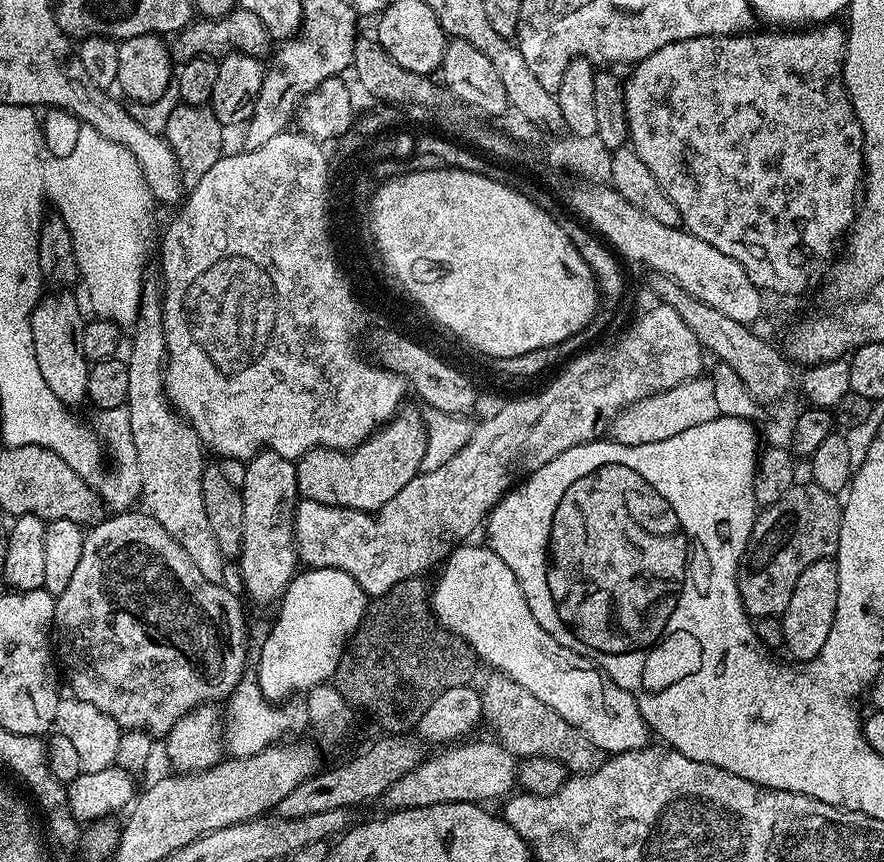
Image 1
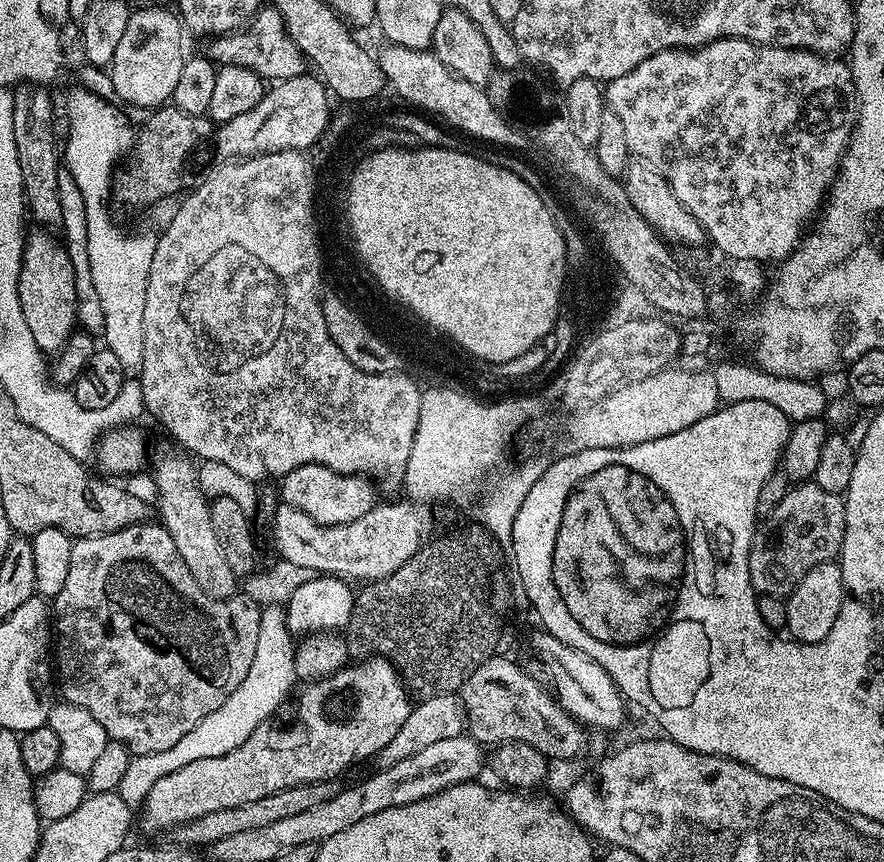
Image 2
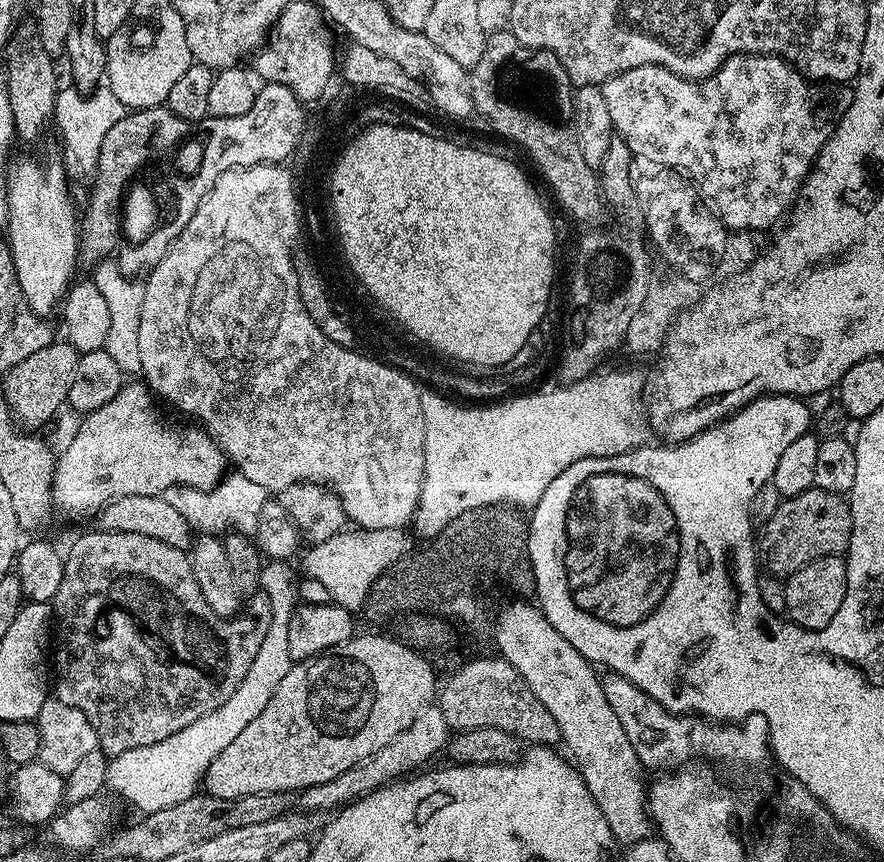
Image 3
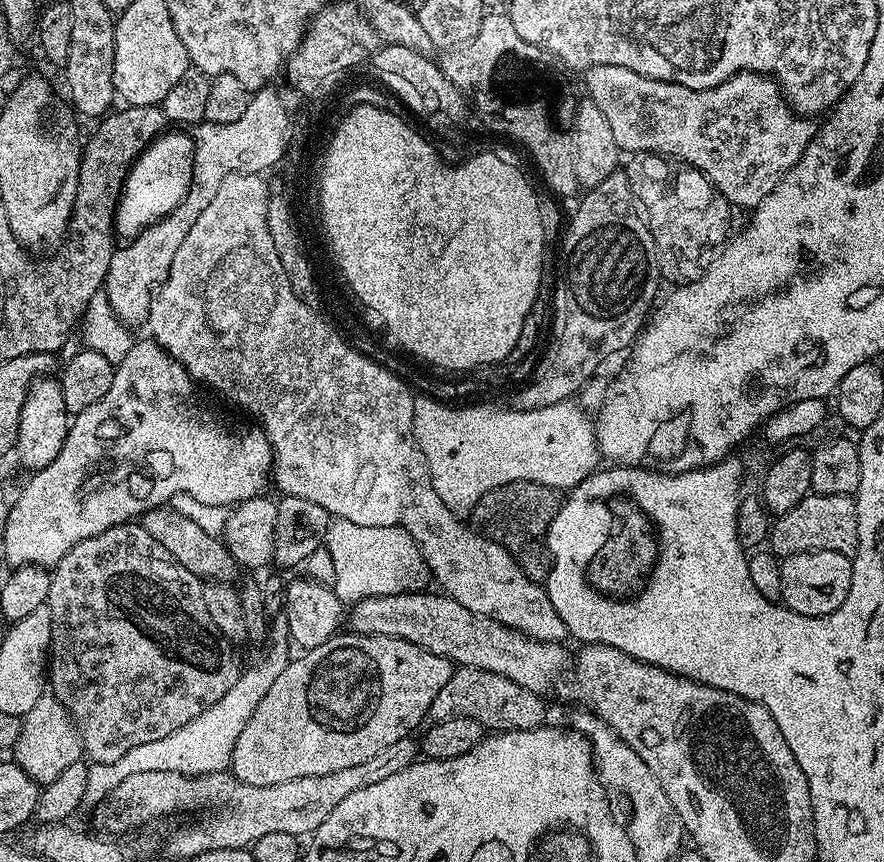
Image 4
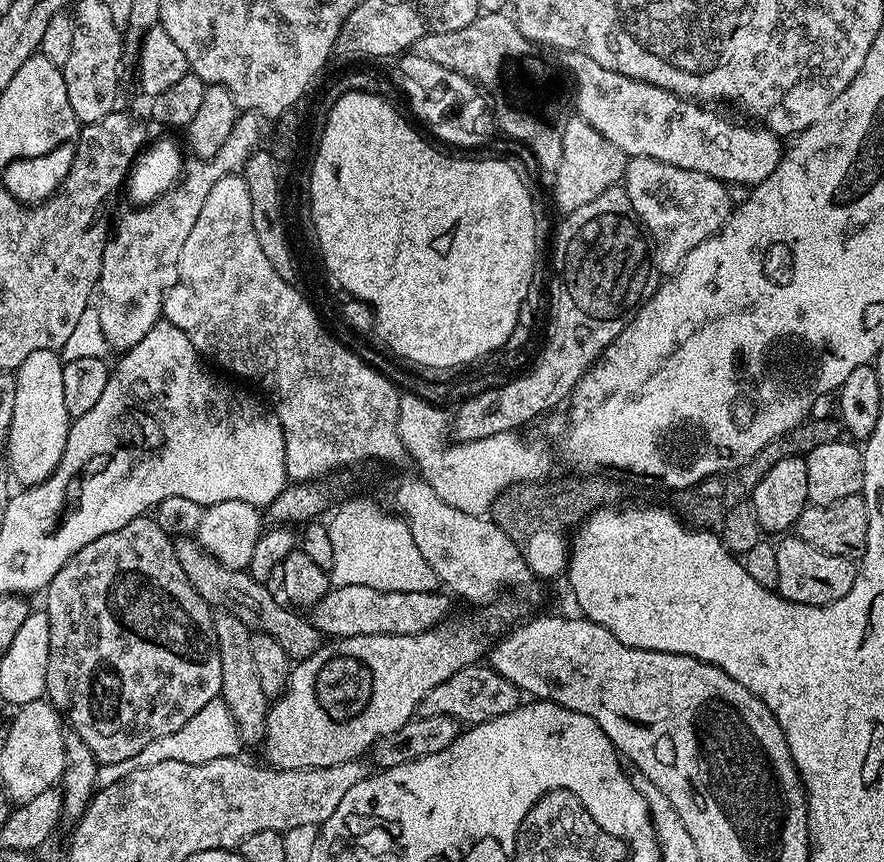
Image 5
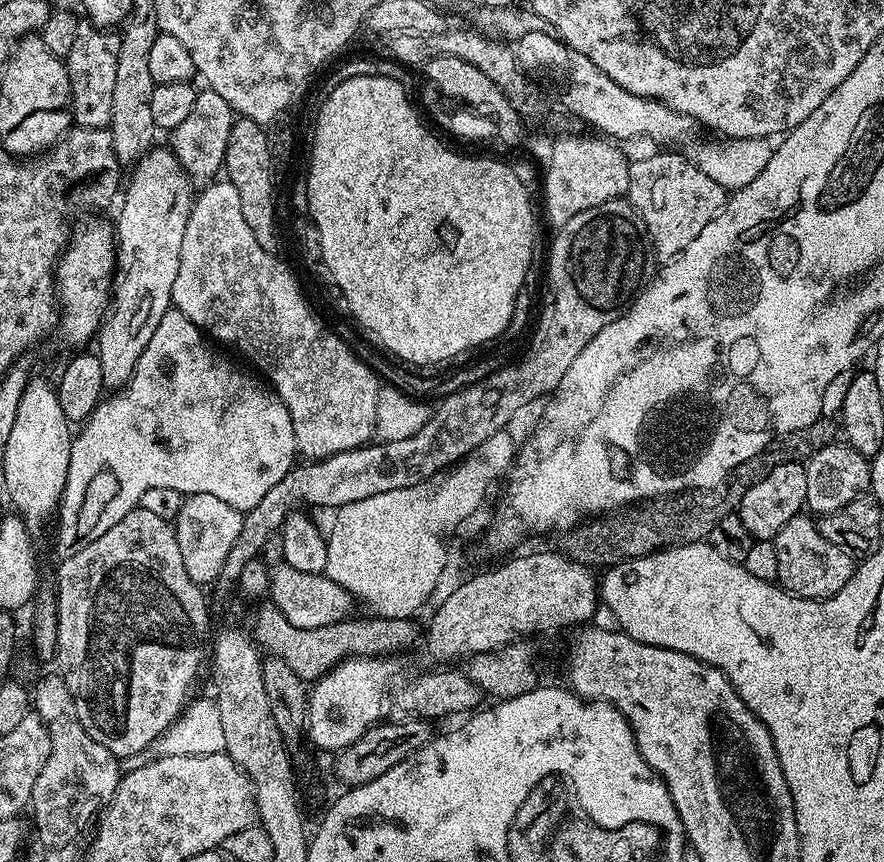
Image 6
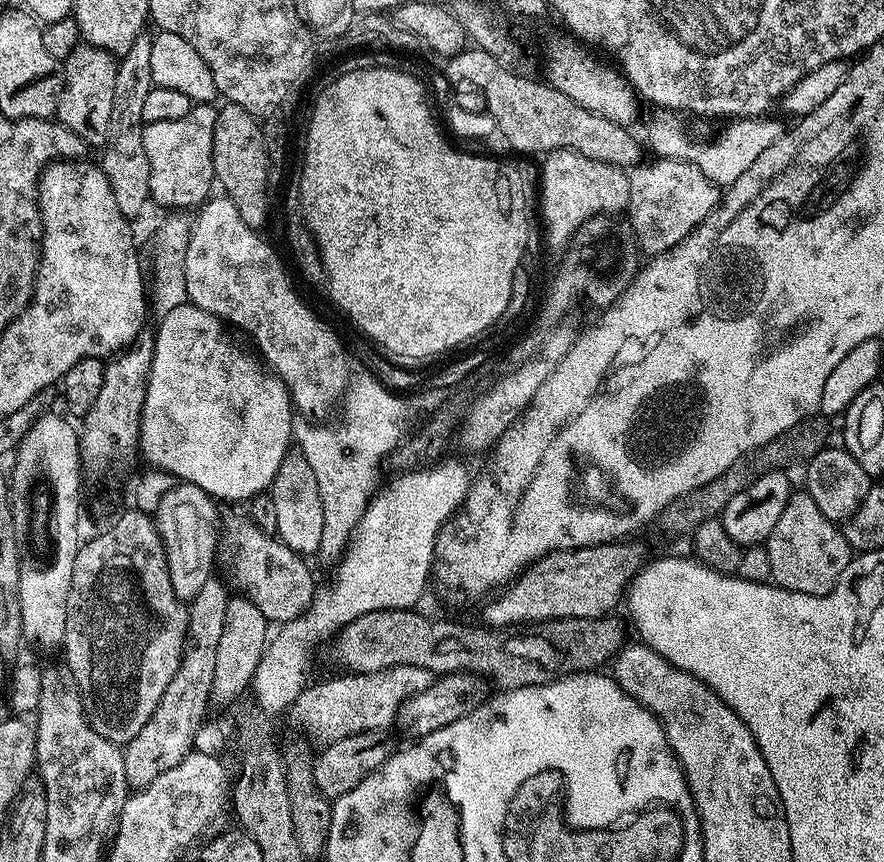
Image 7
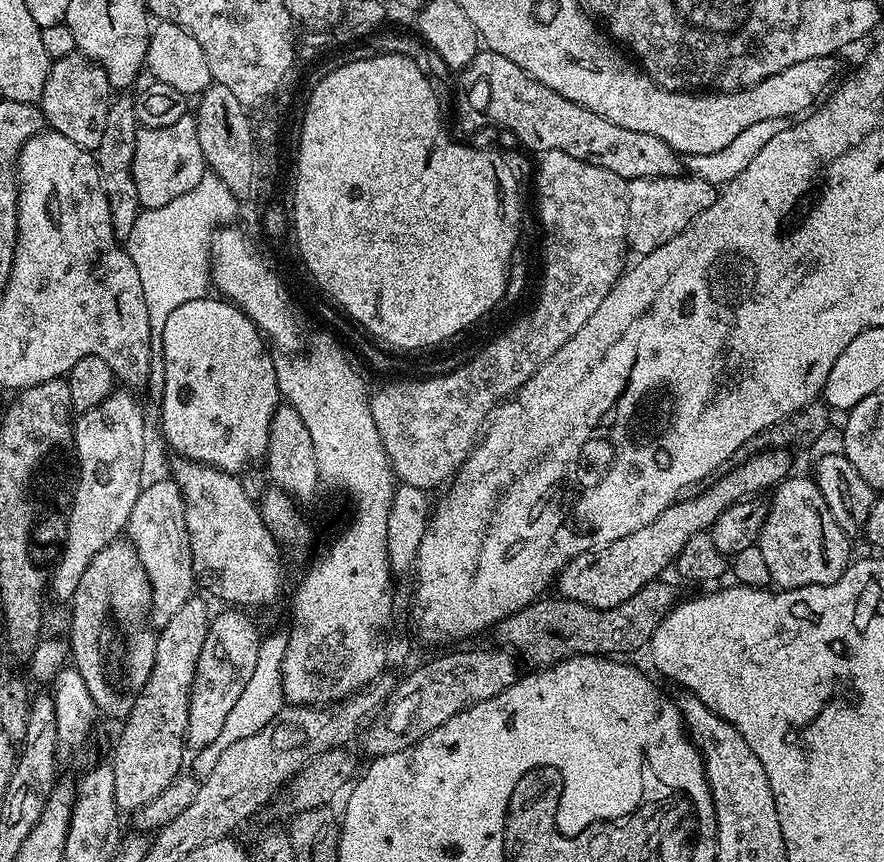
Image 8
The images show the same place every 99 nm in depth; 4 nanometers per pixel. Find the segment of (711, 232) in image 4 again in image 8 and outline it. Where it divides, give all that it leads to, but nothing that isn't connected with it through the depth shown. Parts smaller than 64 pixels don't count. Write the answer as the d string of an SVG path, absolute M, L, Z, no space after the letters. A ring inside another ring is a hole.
M691 174L678 176L655 176L654 178L638 178L628 181L628 247L636 254L653 252L658 246L666 246L670 238L678 238L698 214L702 214L710 206L714 206L718 195L717 185L706 182Z

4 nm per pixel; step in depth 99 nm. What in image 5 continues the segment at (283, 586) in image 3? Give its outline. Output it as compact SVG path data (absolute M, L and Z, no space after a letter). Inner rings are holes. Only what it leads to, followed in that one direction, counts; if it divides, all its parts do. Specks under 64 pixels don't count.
M217 698L206 702L186 726L181 726L179 730L174 730L174 734L166 734L166 738L154 738L146 750L138 750L134 758L126 758L126 762L114 762L113 764L102 764L96 769L96 782L100 788L110 786L118 782L130 770L141 768L142 766L154 766L154 762L190 762L191 764L201 764L202 762L214 762L214 758L226 758L227 756L240 756L242 750L240 731L232 717L232 711L226 706L223 698Z

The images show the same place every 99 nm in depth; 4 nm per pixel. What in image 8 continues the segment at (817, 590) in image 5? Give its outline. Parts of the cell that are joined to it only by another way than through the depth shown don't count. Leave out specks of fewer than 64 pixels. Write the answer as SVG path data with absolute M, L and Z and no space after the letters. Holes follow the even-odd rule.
M789 475L788 479L780 481L771 493L772 500L770 499L768 504L766 522L762 526L758 541L766 567L770 570L772 584L780 590L829 584L837 580L850 563L850 555L848 556L850 538L838 526L838 522L834 522L834 514L830 514L830 506L826 506L826 498L822 498L822 490L811 475L796 475Z

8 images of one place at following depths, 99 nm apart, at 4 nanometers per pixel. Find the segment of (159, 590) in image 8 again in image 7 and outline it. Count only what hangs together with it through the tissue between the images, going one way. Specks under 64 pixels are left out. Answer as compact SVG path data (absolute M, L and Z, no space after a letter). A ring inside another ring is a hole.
M176 482L162 498L161 504L154 513L156 529L162 538L164 553L168 559L170 582L174 582L174 590L182 601L191 602L194 594L198 594L198 590L202 590L202 585L213 579L212 559L216 556L216 507L218 507L217 501L209 496L206 490L193 484Z

